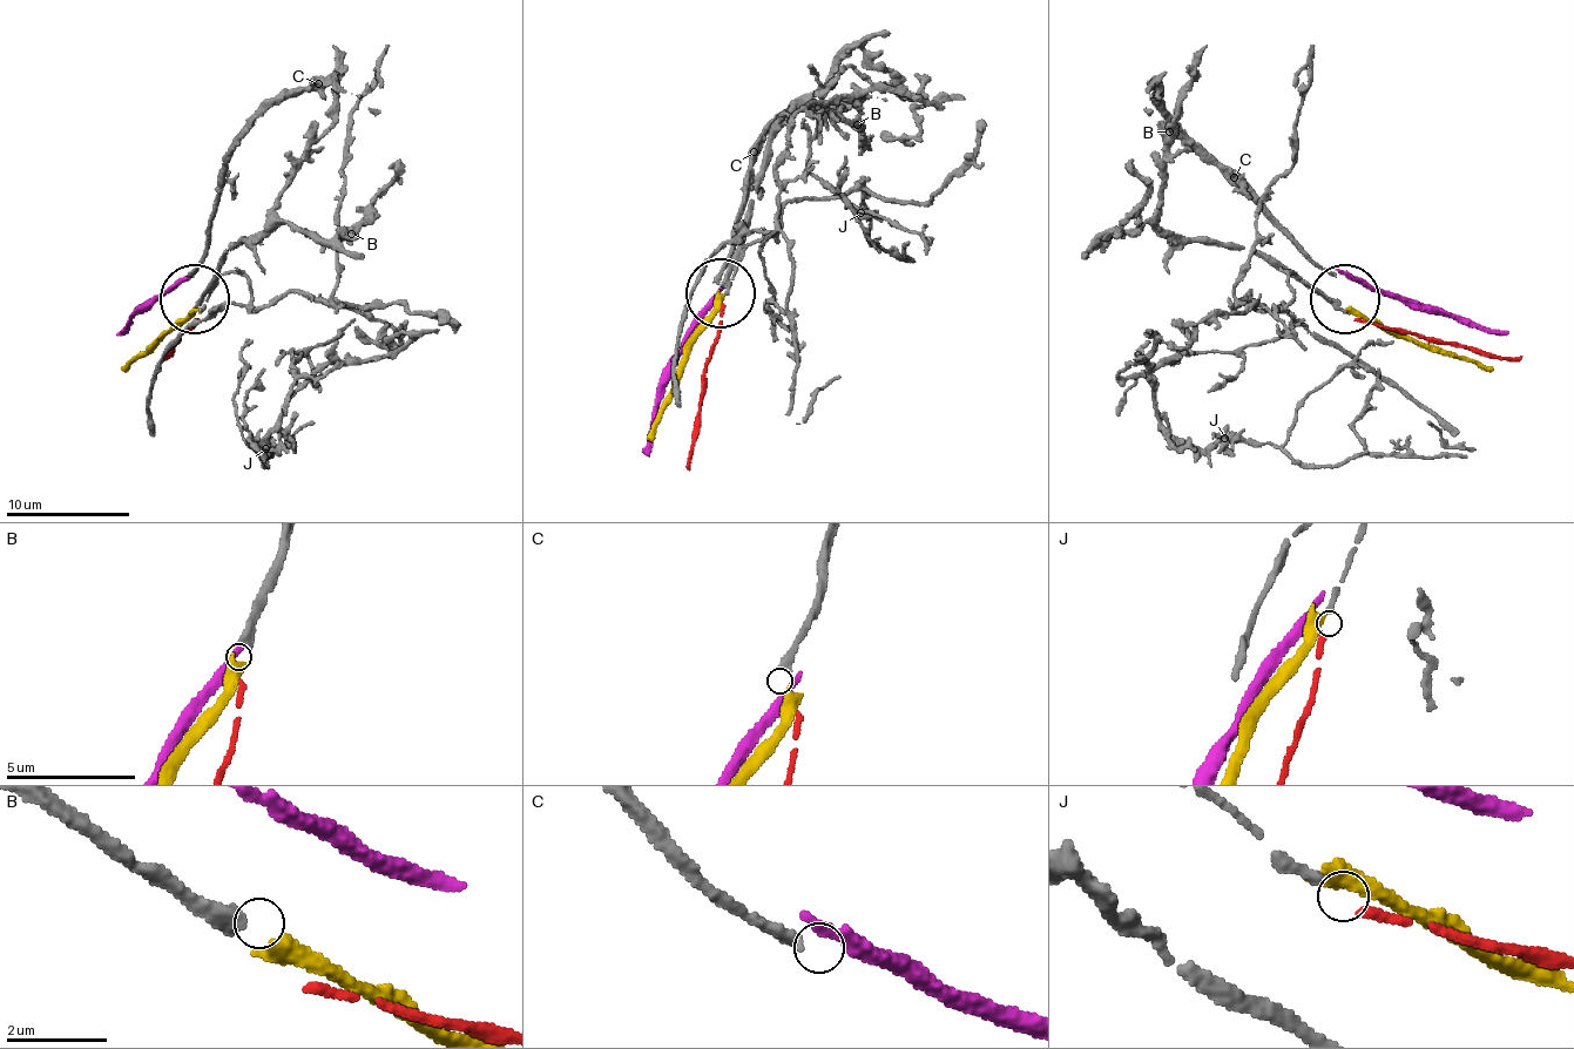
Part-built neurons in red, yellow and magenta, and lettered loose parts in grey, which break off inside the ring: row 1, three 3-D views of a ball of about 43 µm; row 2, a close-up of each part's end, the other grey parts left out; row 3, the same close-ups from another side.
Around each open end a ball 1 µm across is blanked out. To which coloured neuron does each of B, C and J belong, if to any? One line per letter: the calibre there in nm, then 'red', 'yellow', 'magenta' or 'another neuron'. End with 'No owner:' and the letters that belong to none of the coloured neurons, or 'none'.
B: 400 nm thick; yellow
C: 240 nm thick; another neuron
J: 220 nm thick; red
No owner: C

